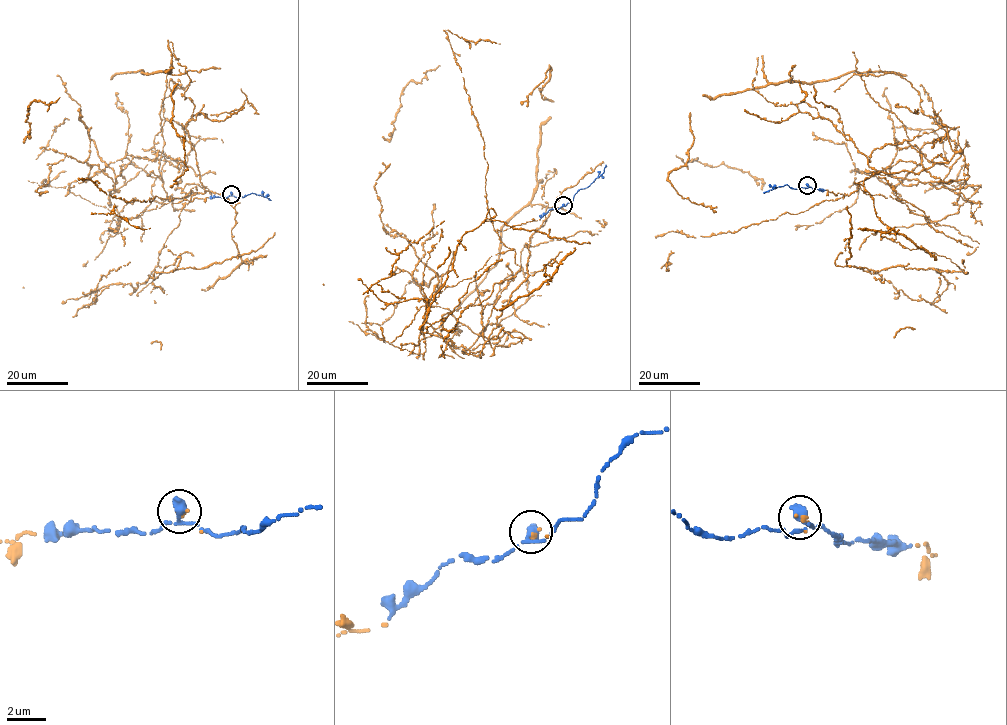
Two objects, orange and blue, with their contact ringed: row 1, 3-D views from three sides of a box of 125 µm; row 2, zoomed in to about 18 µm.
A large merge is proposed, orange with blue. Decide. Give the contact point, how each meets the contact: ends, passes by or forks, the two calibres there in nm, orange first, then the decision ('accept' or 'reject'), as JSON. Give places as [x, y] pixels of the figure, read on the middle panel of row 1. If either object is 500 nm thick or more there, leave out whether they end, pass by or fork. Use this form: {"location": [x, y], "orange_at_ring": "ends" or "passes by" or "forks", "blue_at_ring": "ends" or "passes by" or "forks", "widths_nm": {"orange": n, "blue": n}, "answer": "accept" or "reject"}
{"location": [563, 205], "orange_at_ring": "ends", "blue_at_ring": "passes by", "widths_nm": {"orange": 190, "blue": 360}, "answer": "accept"}

